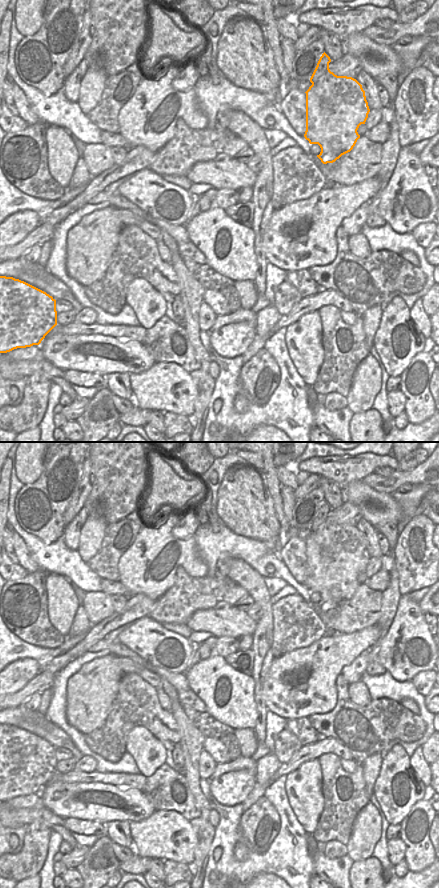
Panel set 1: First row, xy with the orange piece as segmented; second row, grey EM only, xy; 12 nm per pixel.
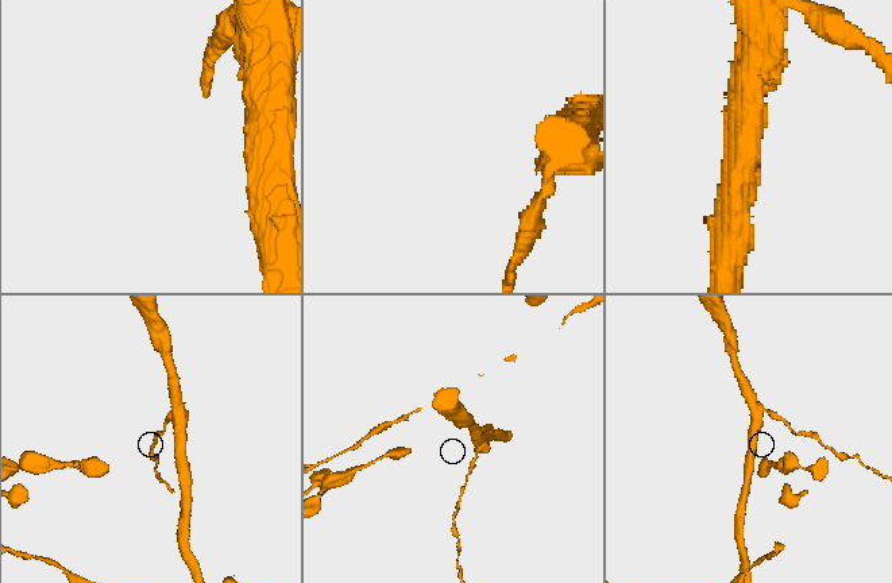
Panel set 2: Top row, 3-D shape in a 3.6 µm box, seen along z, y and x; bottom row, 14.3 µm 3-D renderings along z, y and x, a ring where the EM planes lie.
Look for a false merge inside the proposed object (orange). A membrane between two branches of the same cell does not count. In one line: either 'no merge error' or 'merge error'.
merge error

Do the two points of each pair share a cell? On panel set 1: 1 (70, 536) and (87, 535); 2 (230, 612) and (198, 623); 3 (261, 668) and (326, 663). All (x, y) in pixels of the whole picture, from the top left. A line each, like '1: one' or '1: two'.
1: two
2: one
3: two

